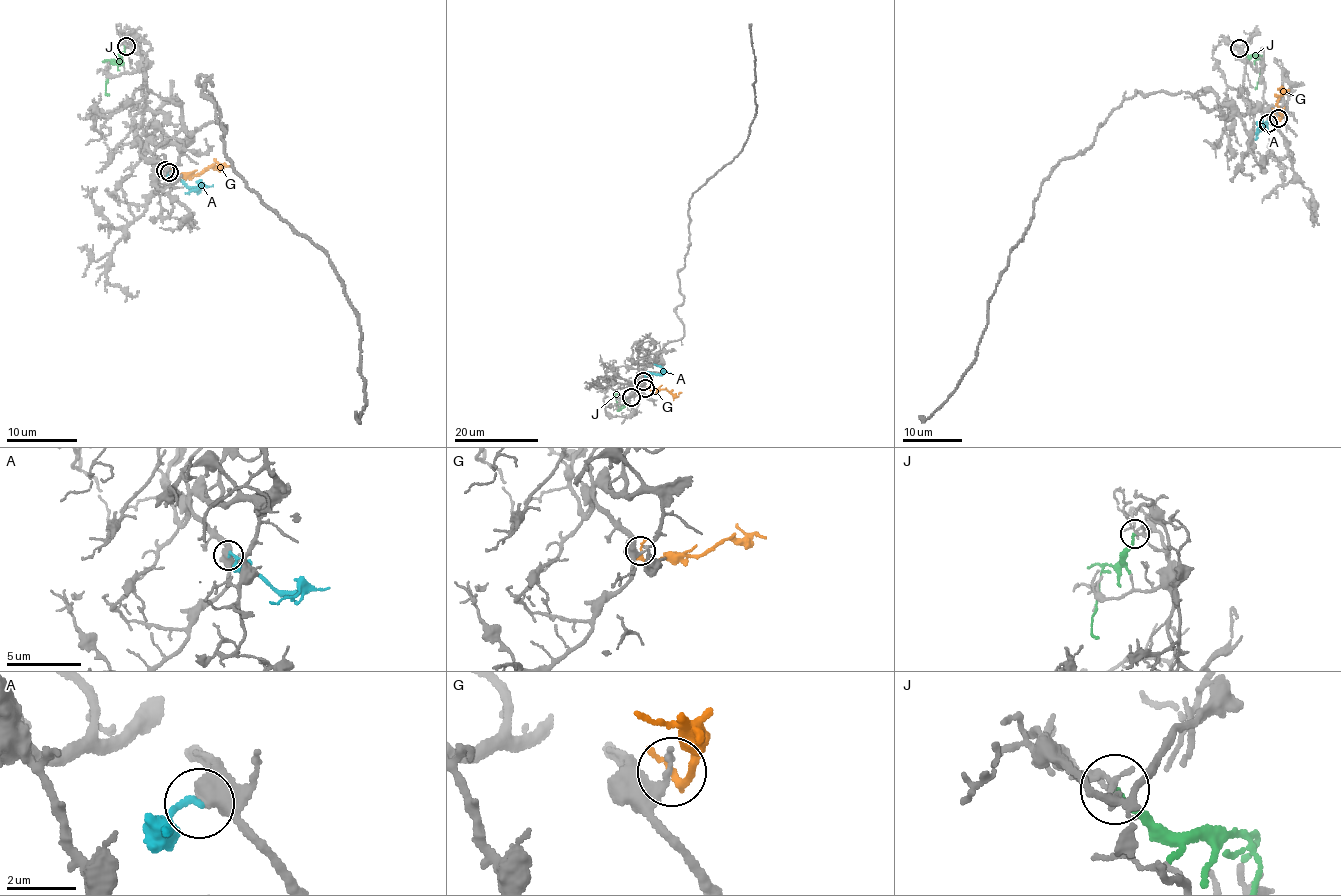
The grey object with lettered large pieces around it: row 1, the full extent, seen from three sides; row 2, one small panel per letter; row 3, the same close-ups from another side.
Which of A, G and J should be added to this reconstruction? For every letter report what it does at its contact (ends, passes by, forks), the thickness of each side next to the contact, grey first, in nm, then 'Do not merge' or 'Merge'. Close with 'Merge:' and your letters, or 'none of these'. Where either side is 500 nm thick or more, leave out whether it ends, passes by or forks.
A: It ends there. Thickness 400 nm (grey) against 160 nm. Merge
G: It ends there. Thickness 400 nm (grey) against 240 nm. Do not merge
J: It ends there. Thickness 120 nm (grey) against 190 nm. Do not merge
Merge: A

